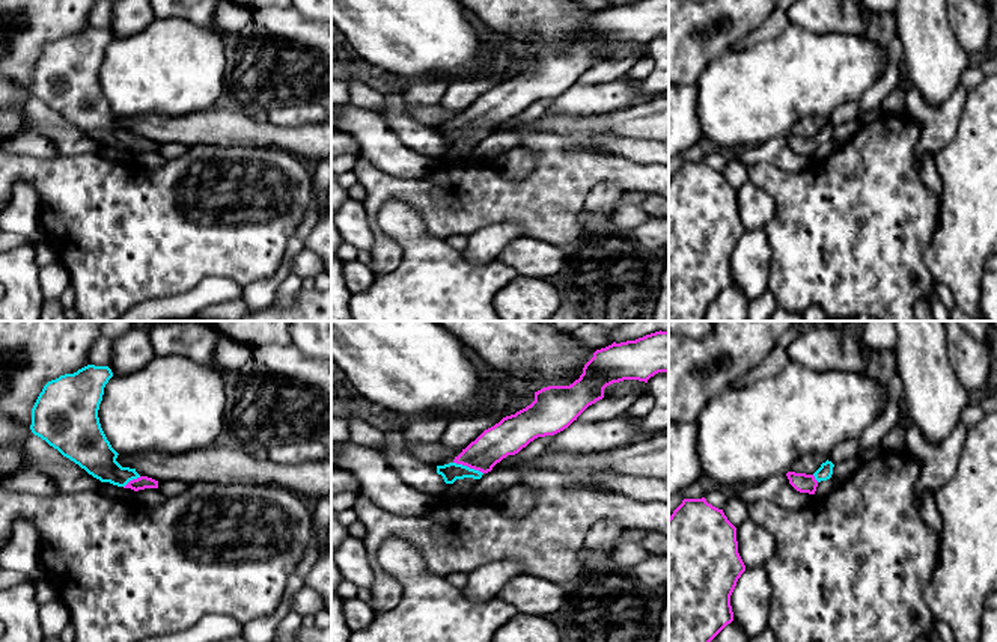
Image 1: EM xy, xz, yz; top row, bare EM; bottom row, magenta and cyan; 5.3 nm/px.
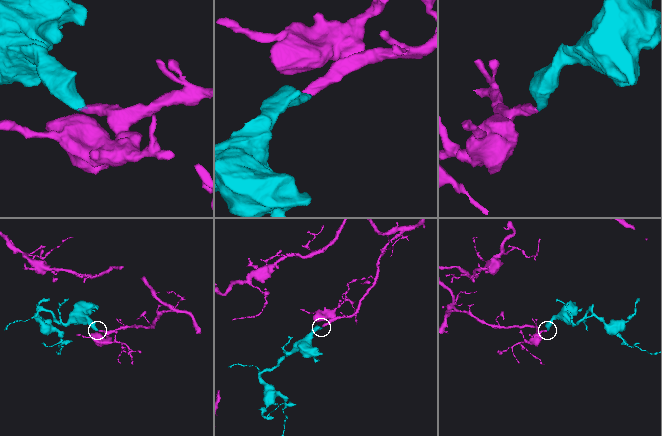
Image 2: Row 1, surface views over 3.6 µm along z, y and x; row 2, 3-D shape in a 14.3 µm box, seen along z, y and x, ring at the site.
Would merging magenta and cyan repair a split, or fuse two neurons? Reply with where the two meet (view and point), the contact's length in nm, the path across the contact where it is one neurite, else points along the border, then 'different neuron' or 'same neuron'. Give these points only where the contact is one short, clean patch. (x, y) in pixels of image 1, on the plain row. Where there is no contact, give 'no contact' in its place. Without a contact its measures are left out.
contact xz (469, 128); length 170 nm; way xz (503, 101), (469, 128), (451, 134); same neuron

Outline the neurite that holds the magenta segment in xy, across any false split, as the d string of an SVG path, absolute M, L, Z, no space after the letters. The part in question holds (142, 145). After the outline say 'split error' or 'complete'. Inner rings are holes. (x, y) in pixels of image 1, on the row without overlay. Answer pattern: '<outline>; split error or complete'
M87 27L74 36L65 36L48 44L32 71L30 92L101 145L110 145L134 154L158 151L158 143L140 139L136 131L122 130L116 124L119 116L111 110L101 90L98 72L104 50L111 39L113 35L108 29Z; split error

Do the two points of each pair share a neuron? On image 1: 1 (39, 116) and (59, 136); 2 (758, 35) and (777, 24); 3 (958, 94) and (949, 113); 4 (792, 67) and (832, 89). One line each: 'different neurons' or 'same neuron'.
1: same neuron
2: same neuron
3: same neuron
4: same neuron

